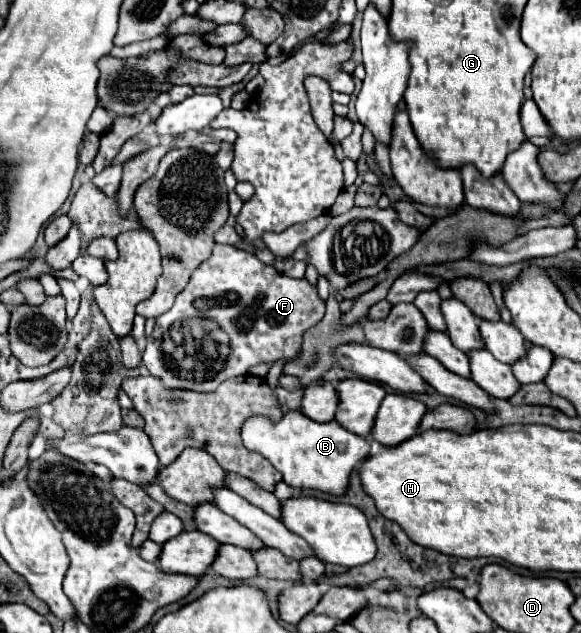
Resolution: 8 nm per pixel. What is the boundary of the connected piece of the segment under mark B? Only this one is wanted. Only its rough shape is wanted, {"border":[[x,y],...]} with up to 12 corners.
{"border":[[301,411],[241,429],[293,489],[341,497],[369,441]]}

